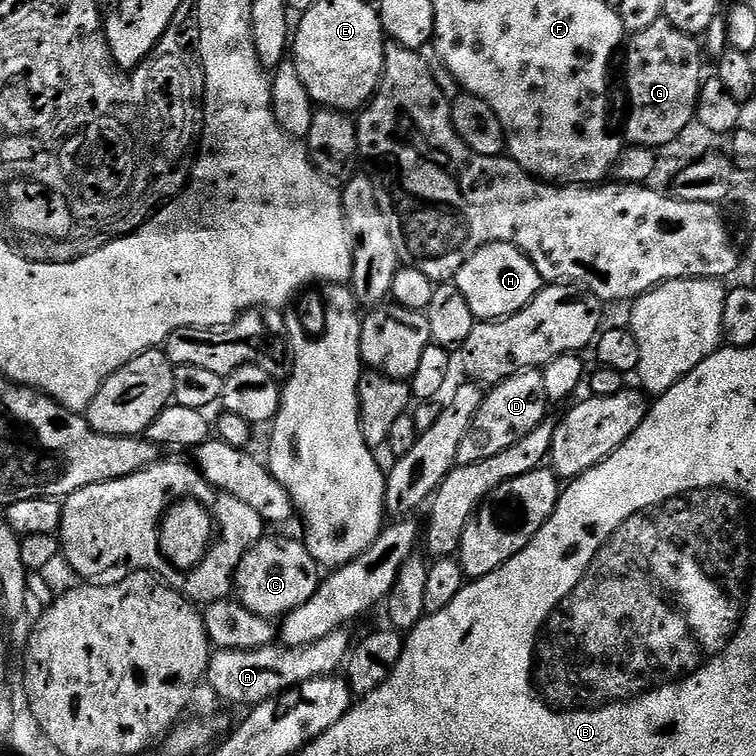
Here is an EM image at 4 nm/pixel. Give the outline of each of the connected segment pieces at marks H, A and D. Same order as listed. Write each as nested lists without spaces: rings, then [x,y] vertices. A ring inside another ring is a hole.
[[[487,244],[479,248],[454,277],[458,290],[462,290],[462,298],[466,298],[470,310],[476,315],[477,321],[502,320],[522,310],[539,294],[542,281],[538,270],[514,246],[509,244]]]
[[[342,627],[334,630],[334,634],[326,634],[326,638],[318,638],[310,642],[310,646],[297,648],[269,646],[258,650],[215,649],[208,658],[206,682],[225,705],[261,704],[263,700],[289,692],[302,682],[339,673],[345,667],[348,653],[354,647],[354,636],[351,636],[348,631],[347,627]]]
[[[543,371],[519,372],[495,385],[485,395],[482,406],[478,406],[478,414],[474,414],[474,422],[470,422],[470,430],[466,430],[462,446],[458,446],[457,465],[482,462],[482,458],[494,458],[494,454],[502,454],[502,450],[514,446],[514,442],[526,438],[530,430],[537,428],[549,415],[548,408],[550,401]]]

